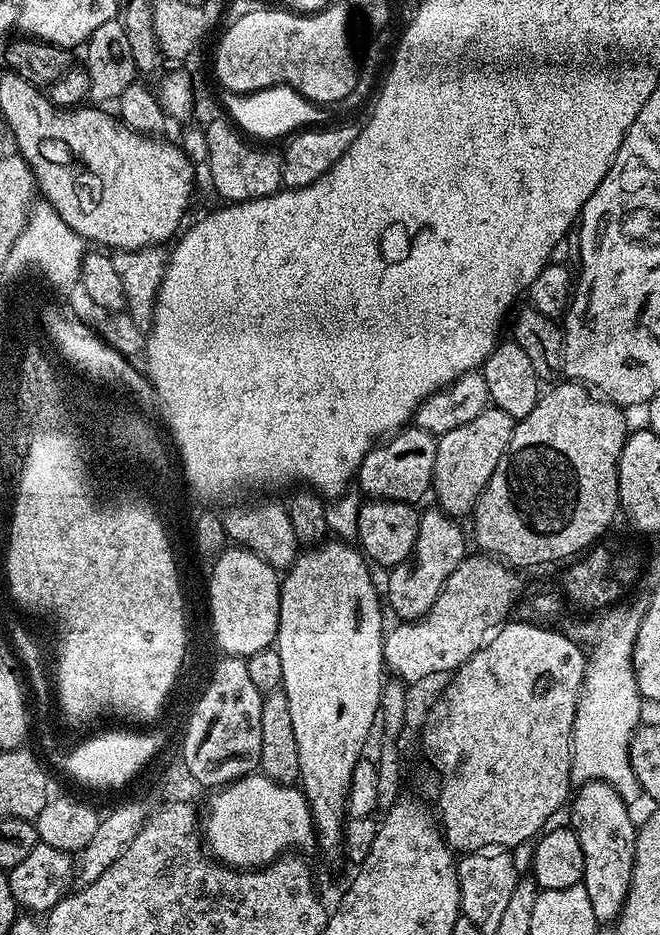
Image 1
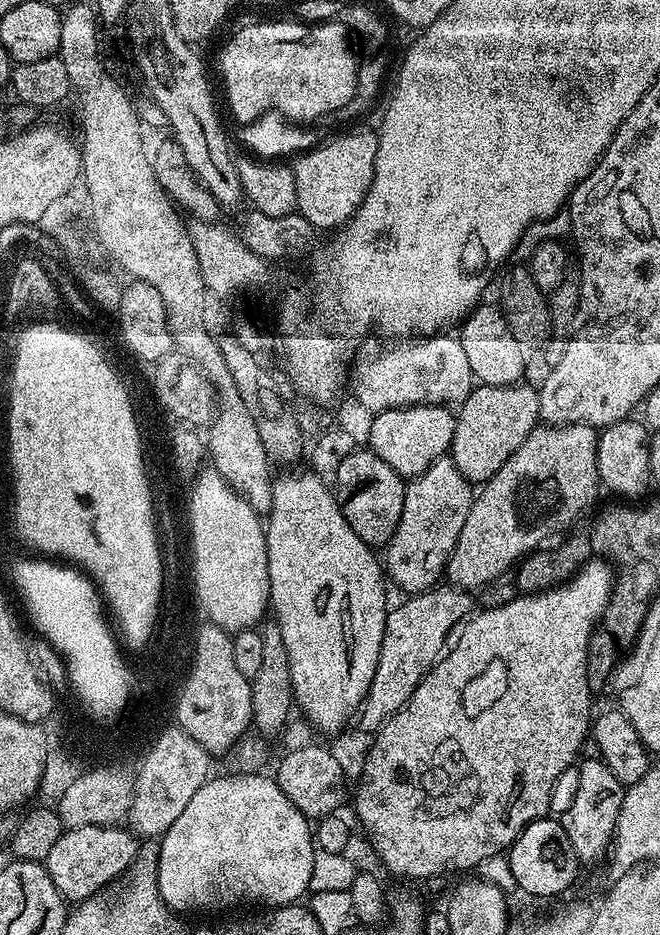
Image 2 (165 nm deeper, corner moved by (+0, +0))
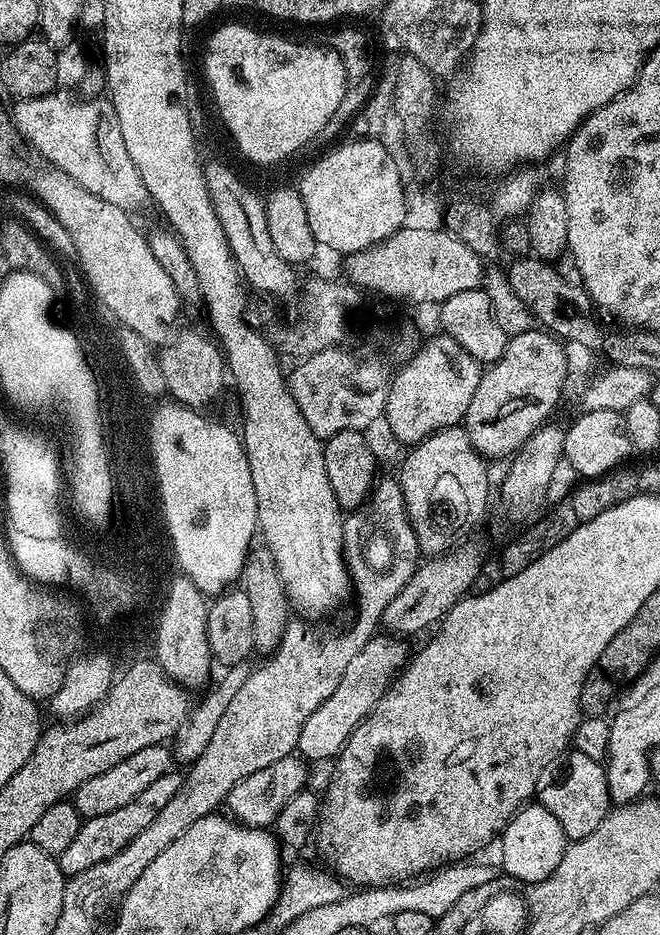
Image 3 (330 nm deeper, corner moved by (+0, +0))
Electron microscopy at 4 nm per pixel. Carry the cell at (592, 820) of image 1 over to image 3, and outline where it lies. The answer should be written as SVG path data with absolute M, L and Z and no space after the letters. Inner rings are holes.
M573 751L567 760L568 769L565 770L564 777L553 784L545 783L539 789L538 803L546 810L550 810L554 818L558 818L564 835L569 841L574 841L586 838L586 834L594 834L594 830L598 830L598 826L602 826L602 822L608 817L608 776L601 761L588 758L580 752Z

